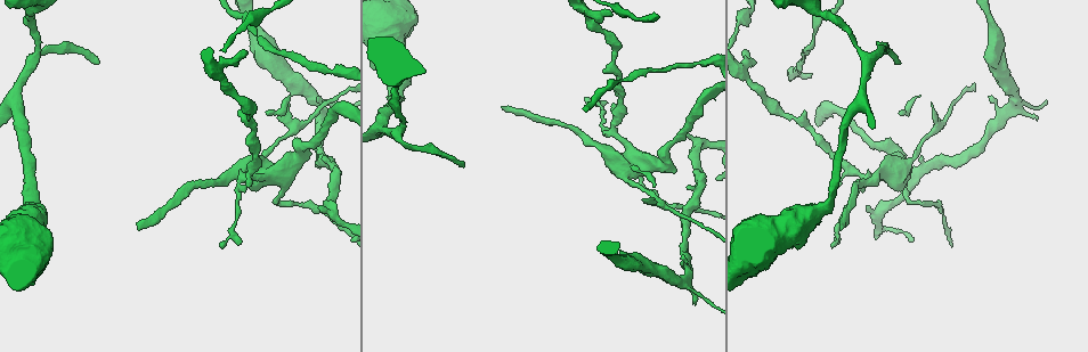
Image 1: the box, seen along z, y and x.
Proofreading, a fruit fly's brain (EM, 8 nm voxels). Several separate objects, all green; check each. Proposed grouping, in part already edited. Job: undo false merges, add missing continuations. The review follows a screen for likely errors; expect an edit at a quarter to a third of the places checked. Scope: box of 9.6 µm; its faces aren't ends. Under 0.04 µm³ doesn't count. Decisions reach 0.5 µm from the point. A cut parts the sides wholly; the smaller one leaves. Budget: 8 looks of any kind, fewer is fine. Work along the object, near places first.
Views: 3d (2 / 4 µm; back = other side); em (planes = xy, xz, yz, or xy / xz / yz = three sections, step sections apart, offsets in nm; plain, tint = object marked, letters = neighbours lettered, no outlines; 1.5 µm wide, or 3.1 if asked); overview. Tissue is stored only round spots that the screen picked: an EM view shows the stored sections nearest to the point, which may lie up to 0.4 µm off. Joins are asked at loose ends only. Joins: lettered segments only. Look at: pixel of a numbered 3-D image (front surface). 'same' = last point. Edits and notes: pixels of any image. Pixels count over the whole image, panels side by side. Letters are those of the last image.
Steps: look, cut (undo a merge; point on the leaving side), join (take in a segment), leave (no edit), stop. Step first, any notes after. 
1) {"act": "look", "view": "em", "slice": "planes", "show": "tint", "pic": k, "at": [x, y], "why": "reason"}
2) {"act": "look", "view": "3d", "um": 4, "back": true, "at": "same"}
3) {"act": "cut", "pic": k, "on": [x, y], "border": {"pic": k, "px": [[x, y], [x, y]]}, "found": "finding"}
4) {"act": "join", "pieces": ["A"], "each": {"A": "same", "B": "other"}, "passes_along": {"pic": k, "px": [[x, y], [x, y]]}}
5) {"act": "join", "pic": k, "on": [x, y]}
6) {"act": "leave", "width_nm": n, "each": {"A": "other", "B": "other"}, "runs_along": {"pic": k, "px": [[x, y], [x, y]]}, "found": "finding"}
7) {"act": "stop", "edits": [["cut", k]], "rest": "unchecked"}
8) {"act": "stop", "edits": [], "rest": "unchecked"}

{"act": "look", "view": "3d", "um": 4, "pic": 1, "at": [501, 107], "why": "free end"}

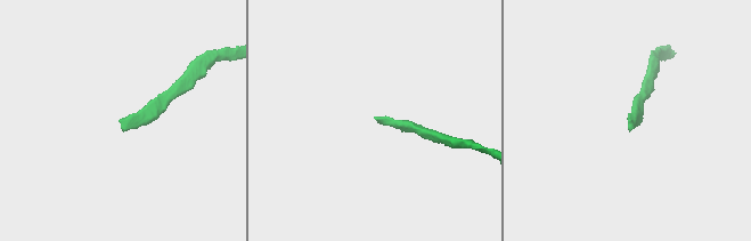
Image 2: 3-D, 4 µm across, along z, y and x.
{"act": "look", "view": "em", "slice": "planes", "show": "letters", "pic": 2, "at": [630, 120]}

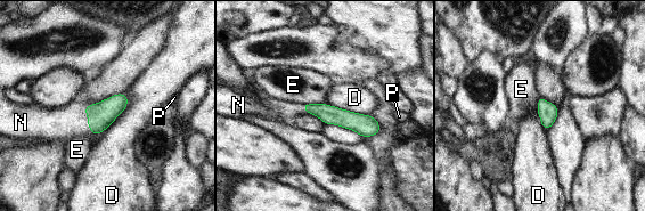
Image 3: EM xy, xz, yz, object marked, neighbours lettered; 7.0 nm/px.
{"act": "join", "pieces": ["N"], "longest_contact_nm": ["D", 360], "each": {"D": "other", "E": "other", "N": "same", "P": "other"}, "found": "the cell continues"}

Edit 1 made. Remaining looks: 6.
{"act": "look", "view": "em", "slice": "planes", "show": "letters", "pic": 1, "at": [463, 165], "why": "an open end"}

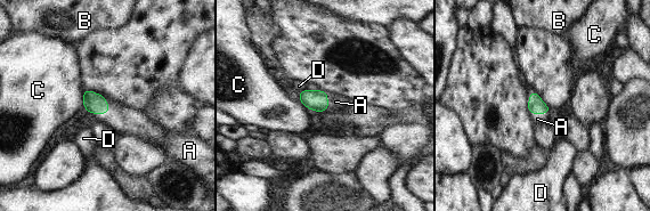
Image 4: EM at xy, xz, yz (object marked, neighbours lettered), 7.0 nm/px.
{"act": "join", "pieces": ["A"], "width_nm": 110, "each": {"A": "same", "B": "other", "C": "other", "D": "other"}, "passes_along": {"pic": 4, "px": [[94, 103], [106, 113], [121, 119]]}, "found": "it goes on there"}

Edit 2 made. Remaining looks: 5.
{"act": "look", "view": "overview", "why": "see it whole again"}

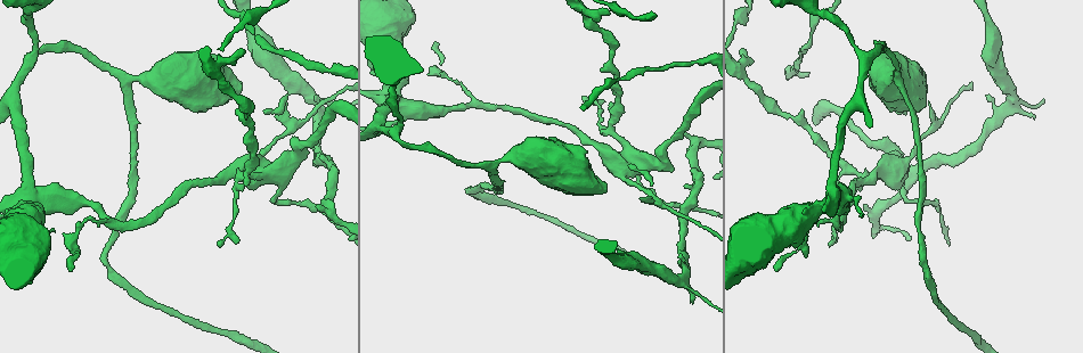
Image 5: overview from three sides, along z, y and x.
{"act": "look", "view": "em", "slice": "planes", "show": "letters", "pic": 5, "at": [394, 132], "why": "three-way junction"}

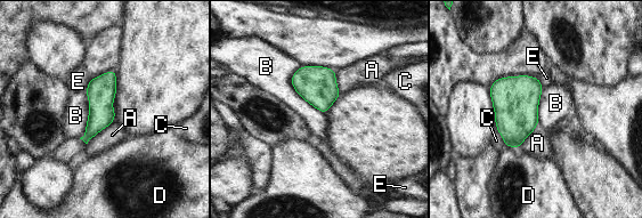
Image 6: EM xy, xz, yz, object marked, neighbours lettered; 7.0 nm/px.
{"act": "leave", "longest_contact_nm": ["B", 380], "each": {"A": "other", "B": "other", "C": "other", "D": "other", "E": "other"}, "found": "all the same cell"}

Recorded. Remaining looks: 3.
{"act": "stop", "edits": [["join", 3], ["join", 4]], "rest": "unchecked"}

